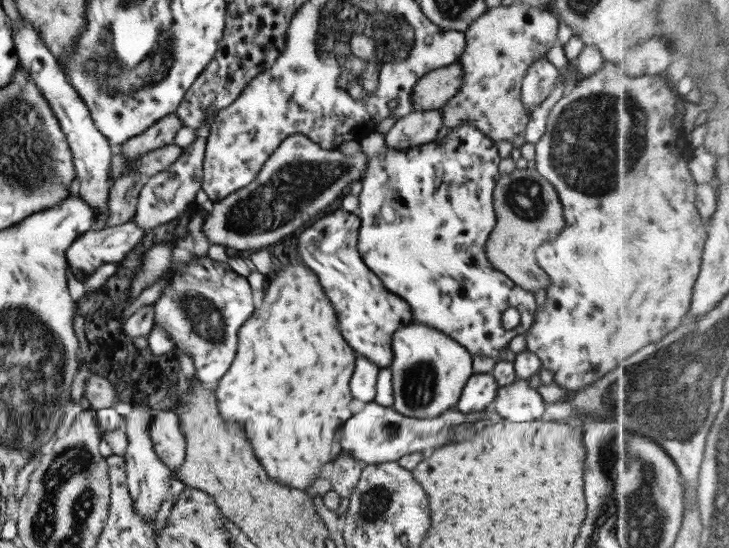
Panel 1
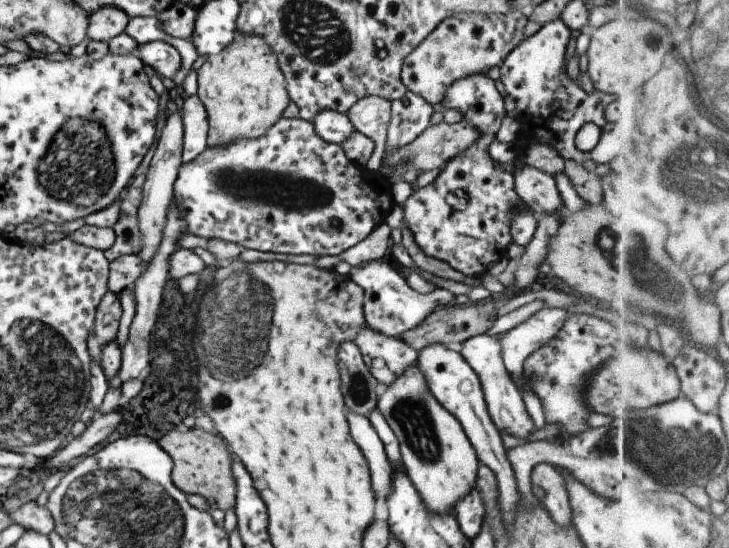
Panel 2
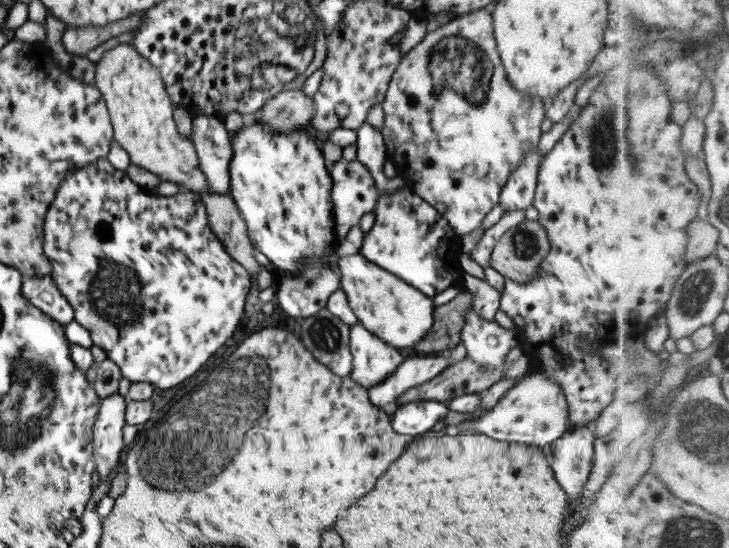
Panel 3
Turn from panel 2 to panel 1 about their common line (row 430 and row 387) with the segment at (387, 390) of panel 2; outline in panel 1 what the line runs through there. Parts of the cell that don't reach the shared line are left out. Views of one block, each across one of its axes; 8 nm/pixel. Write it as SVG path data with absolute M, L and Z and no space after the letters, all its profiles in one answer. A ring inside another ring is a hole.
M412 322L393 332L391 350L391 408L395 412L419 419L435 418L456 406L462 386L473 373L472 356L463 346L434 328Z

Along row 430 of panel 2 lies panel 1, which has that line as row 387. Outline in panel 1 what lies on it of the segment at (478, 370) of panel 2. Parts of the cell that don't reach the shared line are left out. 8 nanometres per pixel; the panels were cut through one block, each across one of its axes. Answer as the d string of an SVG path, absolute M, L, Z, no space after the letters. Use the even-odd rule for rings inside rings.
M517 378L511 384L498 386L491 409L500 420L522 423L541 419L546 405L527 385L527 379Z

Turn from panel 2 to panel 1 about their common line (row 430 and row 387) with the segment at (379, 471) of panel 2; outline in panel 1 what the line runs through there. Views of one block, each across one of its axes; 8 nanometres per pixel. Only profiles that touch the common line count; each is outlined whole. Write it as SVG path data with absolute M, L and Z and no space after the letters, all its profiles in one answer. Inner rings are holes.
M356 355L355 367L349 379L349 390L352 398L369 403L375 396L375 383L378 367L365 357Z

